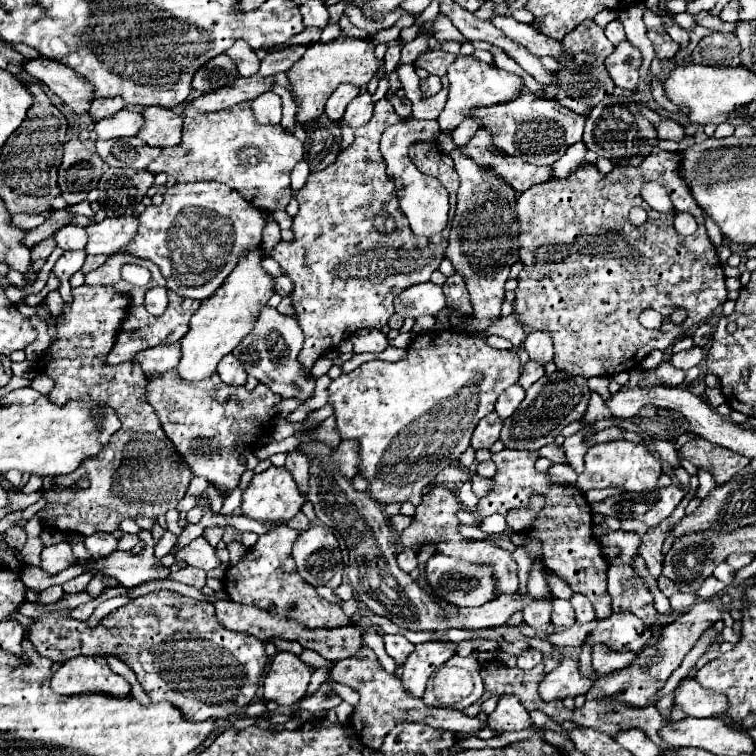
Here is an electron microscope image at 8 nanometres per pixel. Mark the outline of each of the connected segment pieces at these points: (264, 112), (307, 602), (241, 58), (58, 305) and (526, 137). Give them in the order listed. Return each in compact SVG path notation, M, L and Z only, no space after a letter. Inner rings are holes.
M268 91L252 101L252 111L256 115L256 121L278 125L282 119L282 101L276 93Z
M278 525L274 531L262 535L258 543L248 551L246 559L242 559L238 565L230 567L226 579L224 579L224 591L228 597L236 603L244 605L256 605L266 607L272 613L280 613L282 607L278 605L294 605L290 615L298 619L302 625L314 629L314 627L340 627L348 623L348 617L344 615L342 607L336 603L330 603L322 599L296 571L294 559L292 559L292 543L296 541L298 531L290 529L288 525Z
M236 41L236 45L226 51L226 55L236 61L238 73L240 73L242 77L252 77L252 75L258 73L260 61L258 61L256 53L248 47L246 41Z
M58 289L48 293L48 307L50 307L50 313L52 313L54 317L62 317L62 313L64 313L64 301L62 301Z
M524 93L514 97L512 101L500 103L500 105L490 105L478 109L478 113L470 113L472 119L480 123L492 137L494 145L508 153L508 155L528 155L530 163L534 165L546 165L550 167L552 163L566 153L568 145L574 145L582 141L584 133L584 115L578 115L554 101L542 99L532 93Z

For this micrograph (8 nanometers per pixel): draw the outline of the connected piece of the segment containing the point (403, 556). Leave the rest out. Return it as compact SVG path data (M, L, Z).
M404 549L404 551L398 555L398 567L404 569L406 573L410 573L412 569L416 569L416 567L418 567L416 551L412 551L412 549Z

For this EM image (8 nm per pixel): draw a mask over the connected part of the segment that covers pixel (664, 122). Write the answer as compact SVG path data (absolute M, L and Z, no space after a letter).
M640 103L640 109L642 109L642 115L646 115L650 119L650 123L656 127L658 131L658 139L670 139L670 141L682 141L686 137L686 131L680 123L668 119L668 117L662 117L658 115L656 111L652 111L650 107L642 105Z

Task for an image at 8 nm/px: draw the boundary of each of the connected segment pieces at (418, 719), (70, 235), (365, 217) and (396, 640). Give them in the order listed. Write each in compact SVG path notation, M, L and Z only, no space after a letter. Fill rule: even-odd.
M362 647L354 657L350 659L342 659L336 661L334 669L330 671L330 679L342 685L350 685L352 689L356 689L360 693L360 705L354 709L350 723L354 729L354 735L358 737L358 741L370 749L380 749L384 737L398 725L404 721L412 721L412 723L428 723L432 727L440 727L446 731L452 731L456 735L468 735L468 733L476 733L480 729L486 727L486 723L482 723L478 717L468 717L462 711L456 709L444 709L444 707L428 707L426 703L422 703L422 699L416 699L412 695L408 695L402 689L402 683L396 675L390 675L382 669L382 665L378 663L374 651L370 651L368 647Z
M66 225L62 227L60 231L56 231L54 235L58 247L62 247L64 251L68 249L74 249L74 251L82 251L86 247L86 241L88 241L88 235L86 235L86 229L84 227L78 227L78 225Z
M380 99L374 107L372 119L356 131L354 143L342 149L338 159L324 171L310 173L308 183L298 191L296 199L300 203L300 211L294 217L292 225L294 241L282 241L270 251L270 257L274 257L280 263L280 267L294 283L292 303L296 309L298 323L306 337L304 349L300 351L300 361L306 369L314 365L322 351L336 349L350 333L356 333L364 327L382 329L388 323L390 315L394 315L394 297L410 285L430 281L430 275L438 269L438 265L444 259L456 210L456 185L446 189L451 212L446 229L440 235L430 237L428 241L418 241L418 237L408 227L406 215L398 205L394 183L386 175L386 163L378 149L384 129L398 121L402 121L402 117L396 115L392 103L388 99Z
M384 635L384 643L386 643L386 653L396 661L398 667L414 651L414 645L404 635Z

